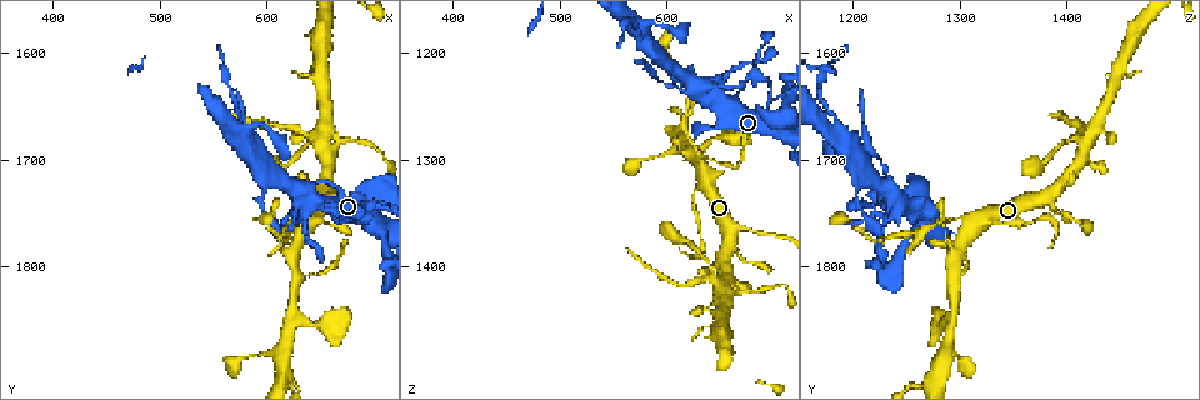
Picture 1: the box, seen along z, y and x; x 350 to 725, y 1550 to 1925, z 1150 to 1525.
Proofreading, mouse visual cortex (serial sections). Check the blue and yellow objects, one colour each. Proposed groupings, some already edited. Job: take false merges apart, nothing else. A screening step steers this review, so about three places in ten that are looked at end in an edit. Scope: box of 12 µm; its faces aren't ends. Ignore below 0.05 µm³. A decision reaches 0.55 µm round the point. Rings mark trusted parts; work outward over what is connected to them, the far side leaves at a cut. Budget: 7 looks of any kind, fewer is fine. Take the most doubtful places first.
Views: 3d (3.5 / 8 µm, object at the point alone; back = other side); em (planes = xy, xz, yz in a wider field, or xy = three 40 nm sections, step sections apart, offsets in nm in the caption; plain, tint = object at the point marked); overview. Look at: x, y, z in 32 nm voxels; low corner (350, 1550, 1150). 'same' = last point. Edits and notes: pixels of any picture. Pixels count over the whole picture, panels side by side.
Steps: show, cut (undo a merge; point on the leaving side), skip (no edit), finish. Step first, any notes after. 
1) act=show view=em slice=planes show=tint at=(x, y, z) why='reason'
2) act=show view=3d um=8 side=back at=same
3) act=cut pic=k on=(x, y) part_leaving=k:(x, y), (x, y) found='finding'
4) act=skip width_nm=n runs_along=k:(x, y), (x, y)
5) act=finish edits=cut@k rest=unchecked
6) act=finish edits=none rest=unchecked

act=show view=em slice=planes show=tint at=(632, 1764, 1310) why='thin arm on a thick one'

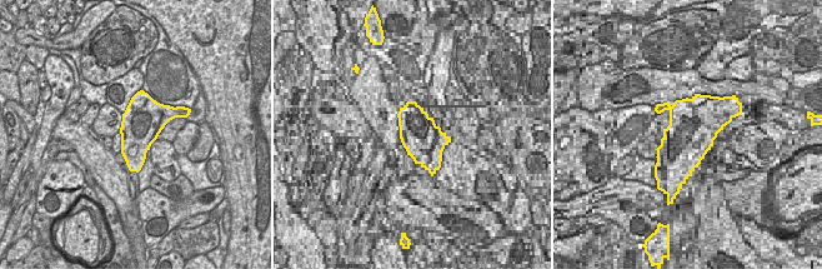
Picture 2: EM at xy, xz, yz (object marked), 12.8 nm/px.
act=show view=3d um=3.5 at=same why='see where the arms go'

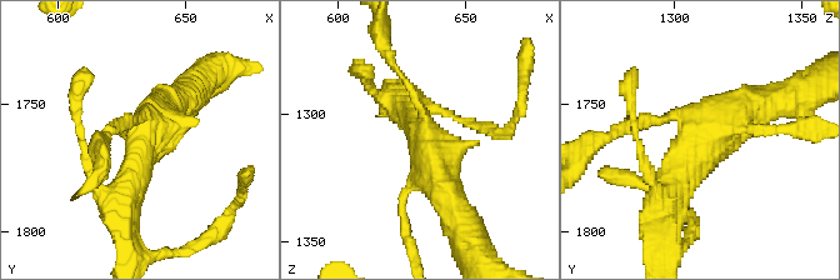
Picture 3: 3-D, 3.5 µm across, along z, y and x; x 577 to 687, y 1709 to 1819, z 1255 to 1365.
act=skip arm_widths_nm=100,150,400,450 found='continuous, no second cell'

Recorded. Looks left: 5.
act=show view=3d um=8 at=(702, 1740, 1242) why='four-way junction'

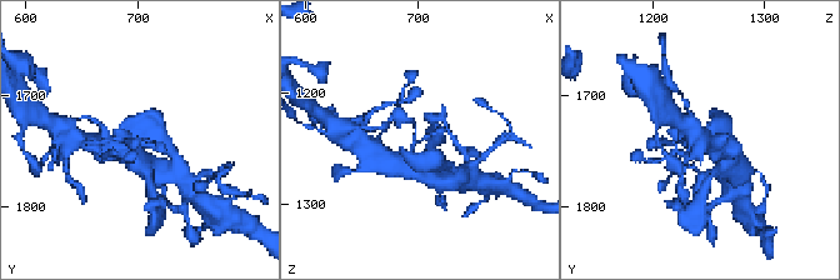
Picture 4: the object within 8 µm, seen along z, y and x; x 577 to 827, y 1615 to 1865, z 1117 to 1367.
act=show view=em slice=xy step=1 show=tint at=(702, 1738, 1244) arms=4 arm_widths_nm=150,150,300,450

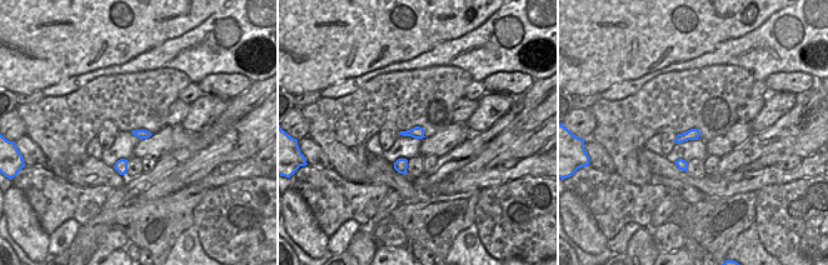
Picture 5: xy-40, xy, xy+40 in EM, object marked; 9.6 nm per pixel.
act=skip runs_along=4:(110, 144), (141, 138), (163, 154) found='one cell here'

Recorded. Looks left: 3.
act=show view=3d um=3.5 at=(628, 1742, 1236) why='two arms at a narrow angle'

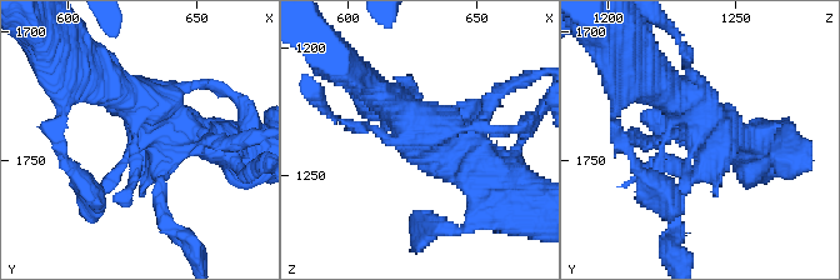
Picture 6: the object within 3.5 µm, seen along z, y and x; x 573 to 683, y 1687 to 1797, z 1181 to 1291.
act=show view=em slice=xy step=3 show=plain at=(627, 1742, 1234) why='shape alone is not enough'

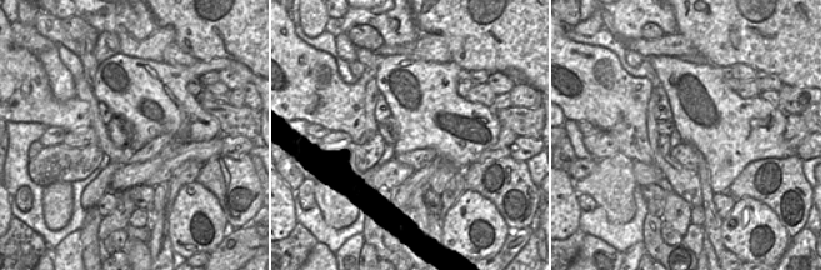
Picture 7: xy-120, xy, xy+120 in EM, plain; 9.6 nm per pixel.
act=show view=em slice=xy step=3 show=tint at=same

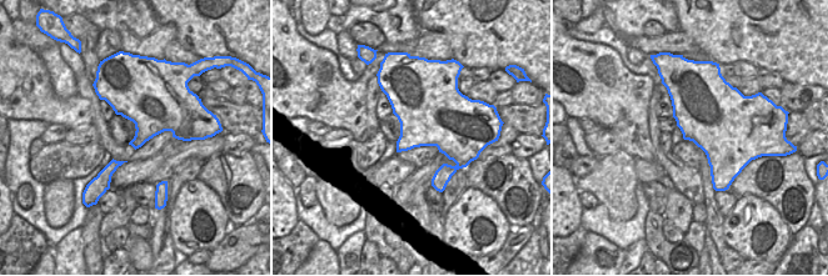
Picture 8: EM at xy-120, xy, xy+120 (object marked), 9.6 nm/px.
act=skip runs_along=6:(505, 184), (381, 96) found='continuous, no second cell'

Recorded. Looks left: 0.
act=finish edits=none rest=unchecked

